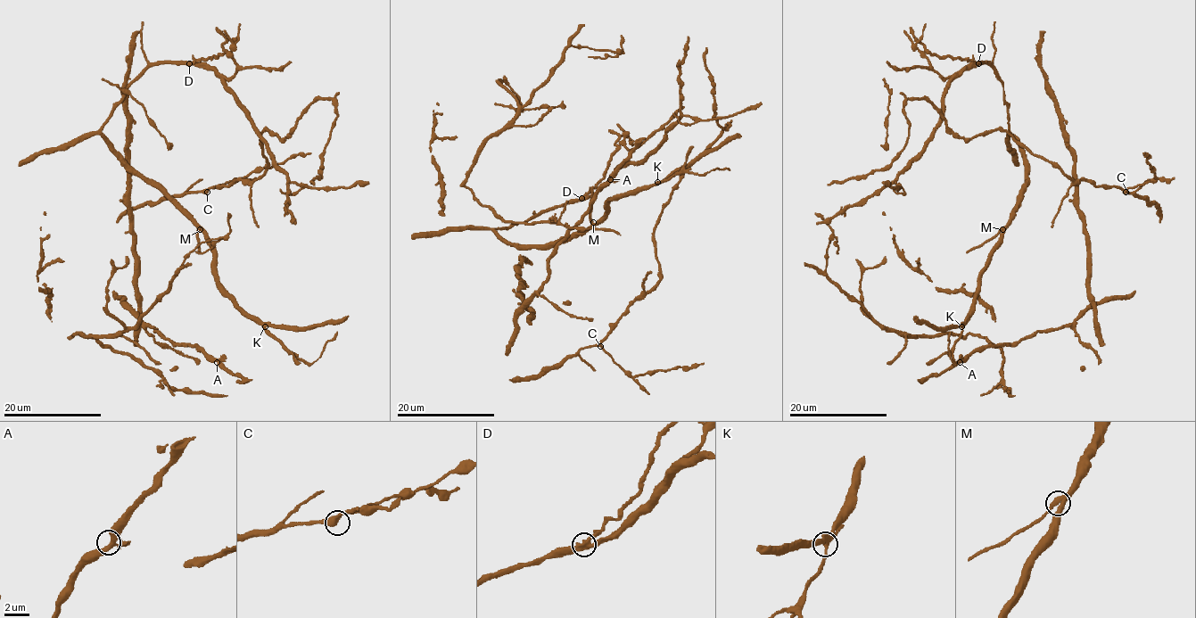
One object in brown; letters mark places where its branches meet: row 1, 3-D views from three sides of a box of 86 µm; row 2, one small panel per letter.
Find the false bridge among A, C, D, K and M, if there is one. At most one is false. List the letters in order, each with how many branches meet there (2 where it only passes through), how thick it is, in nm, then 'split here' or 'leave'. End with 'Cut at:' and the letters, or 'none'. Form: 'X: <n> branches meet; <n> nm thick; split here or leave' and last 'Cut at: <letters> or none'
A: 3 branches meet; 400 nm thick; leave
C: 3 branches meet; 380 nm thick; leave
D: 3 branches meet; 400 nm thick; split here
K: 3 branches meet; 400 nm thick; leave
M: 3 branches meet; 380 nm thick; leave
Cut at: D

